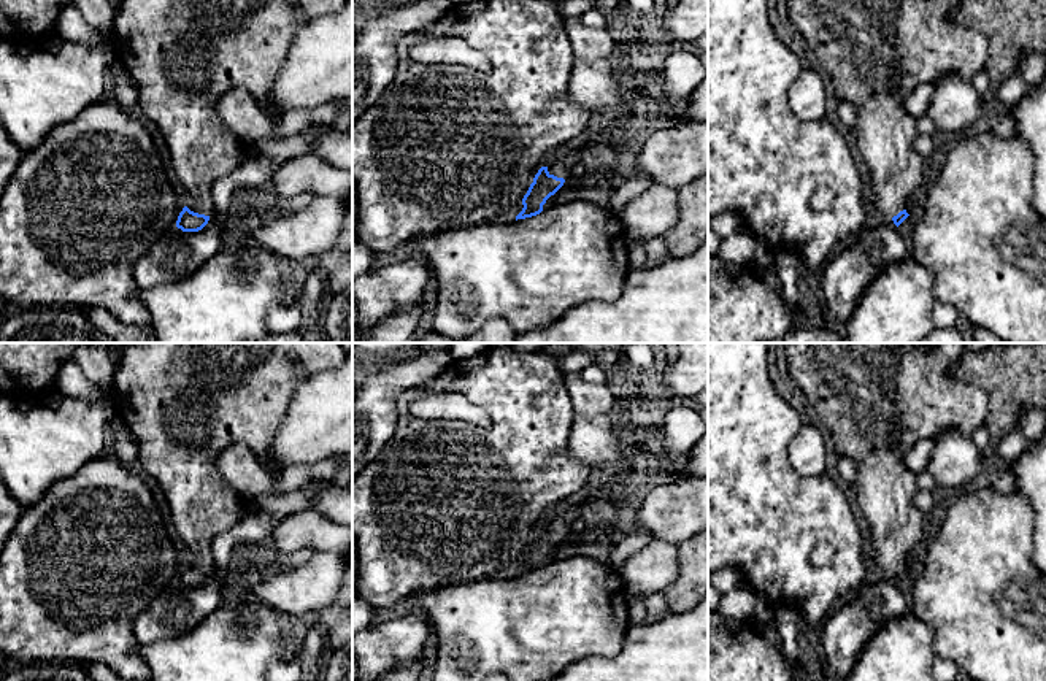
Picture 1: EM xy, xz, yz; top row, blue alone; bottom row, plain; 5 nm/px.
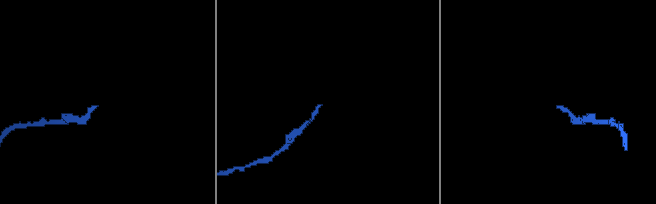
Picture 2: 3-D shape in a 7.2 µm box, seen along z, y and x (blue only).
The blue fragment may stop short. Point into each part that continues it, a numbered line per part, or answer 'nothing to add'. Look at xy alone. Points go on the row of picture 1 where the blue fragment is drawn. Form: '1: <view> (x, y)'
1: xy (184, 54)

